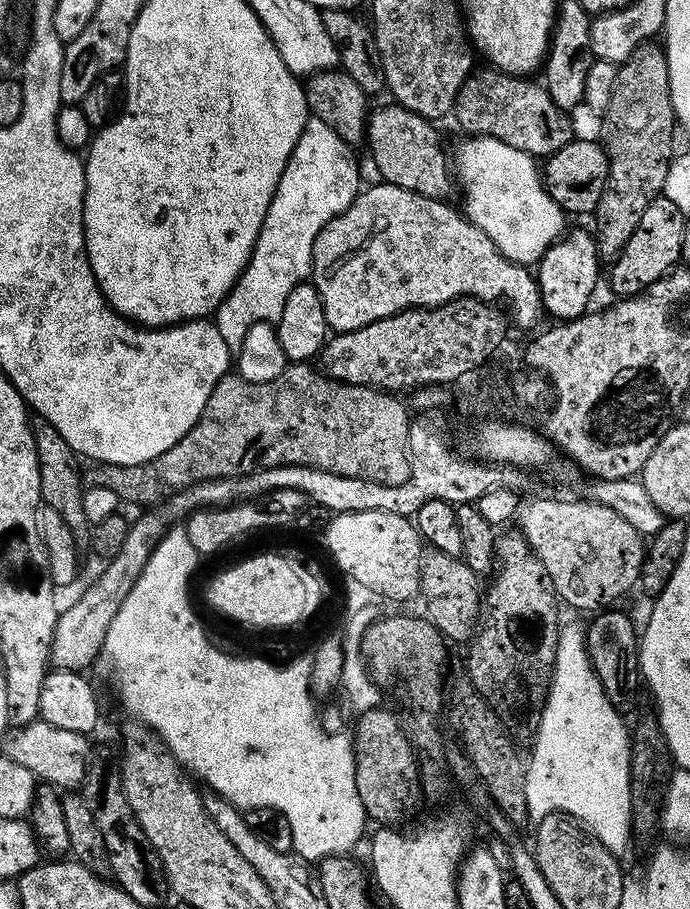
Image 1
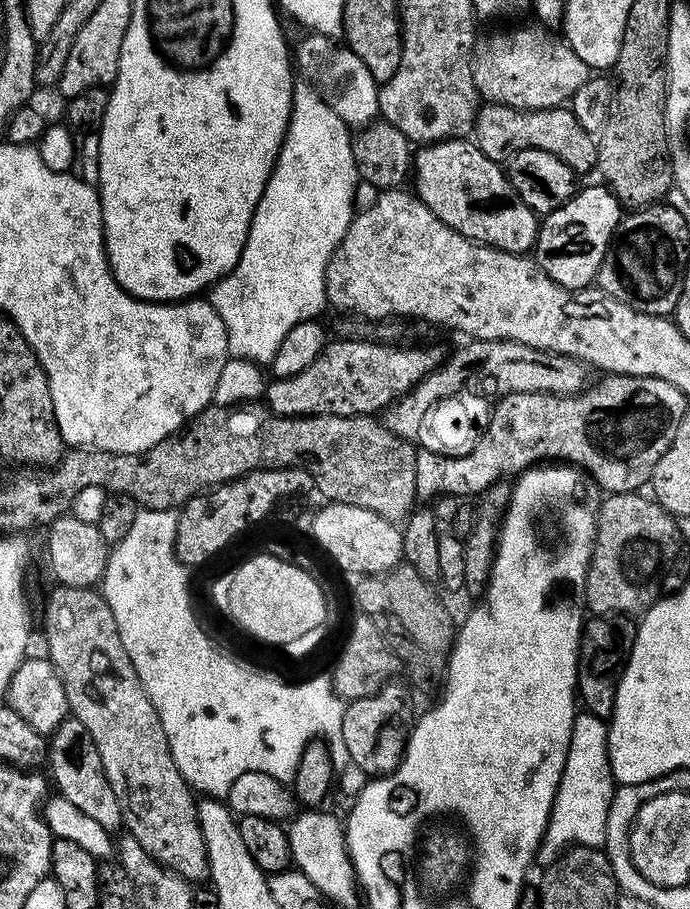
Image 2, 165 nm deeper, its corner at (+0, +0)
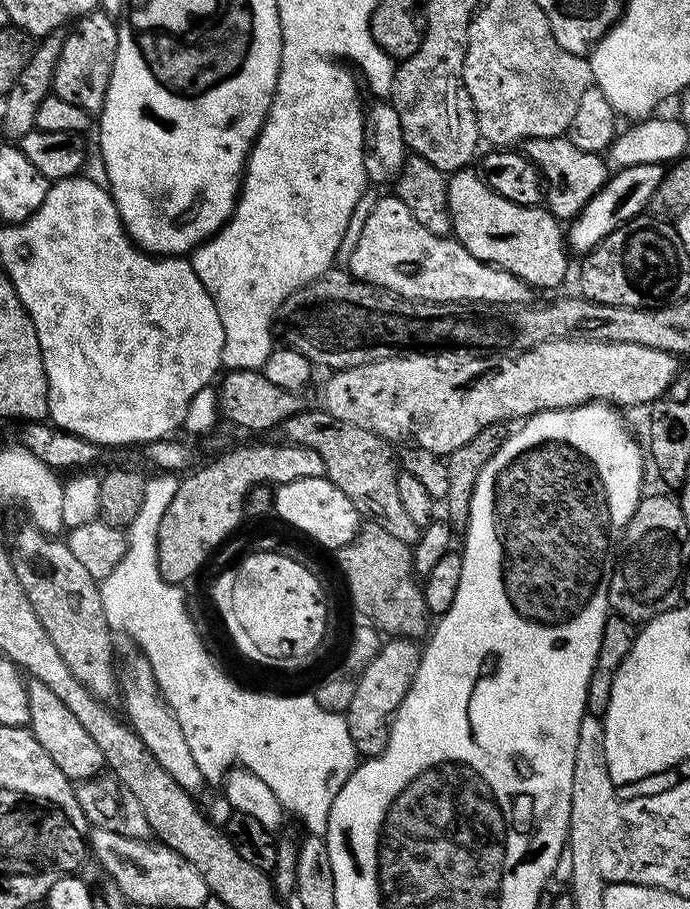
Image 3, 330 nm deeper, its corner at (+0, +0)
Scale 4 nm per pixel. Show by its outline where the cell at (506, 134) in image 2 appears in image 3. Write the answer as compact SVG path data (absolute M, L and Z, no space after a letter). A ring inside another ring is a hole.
M567 135L525 140L522 151L533 166L540 169L546 189L546 207L561 222L572 221L584 209L586 202L590 202L590 198L602 190L610 175L609 161L601 153L574 146Z

